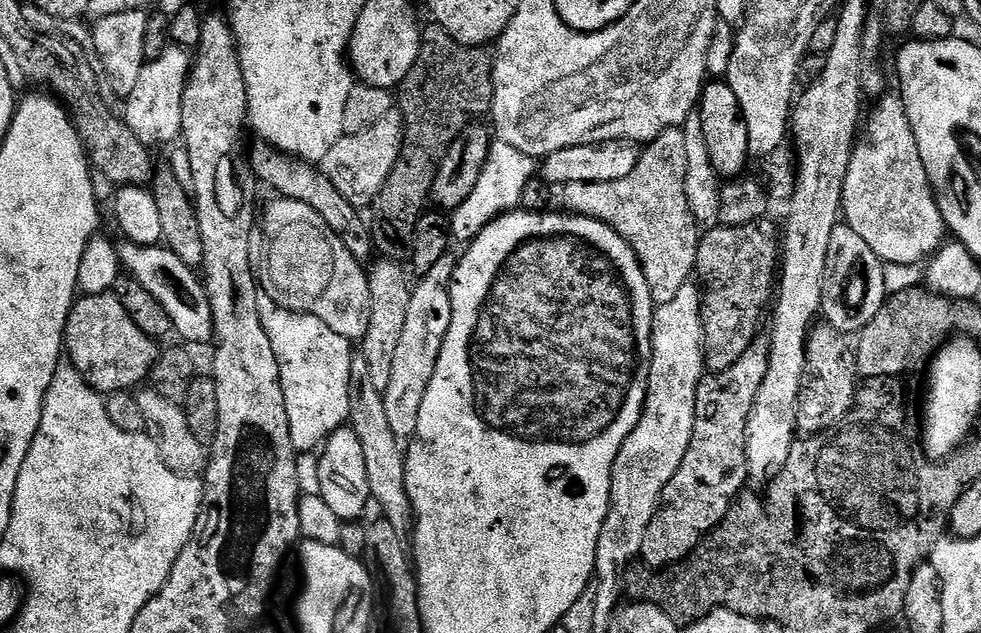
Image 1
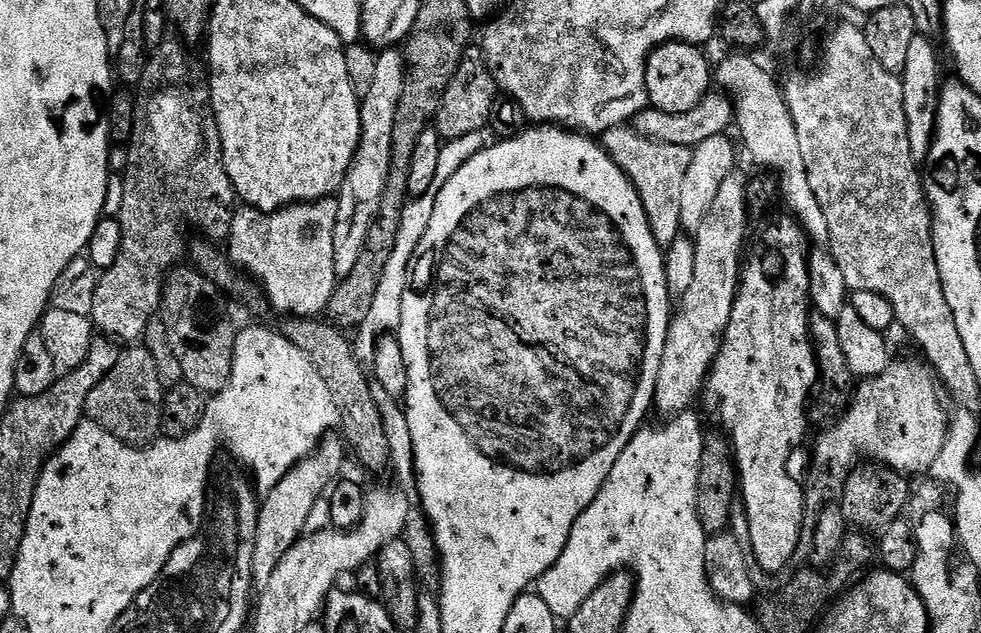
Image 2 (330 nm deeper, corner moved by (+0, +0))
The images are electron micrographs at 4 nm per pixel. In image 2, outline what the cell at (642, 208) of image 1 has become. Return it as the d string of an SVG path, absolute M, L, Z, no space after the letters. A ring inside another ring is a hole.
M628 126L611 128L609 132L603 133L602 147L638 190L656 241L662 246L671 245L682 232L680 225L682 184L686 180L688 167L691 166L693 149L647 140L645 136L640 136Z

